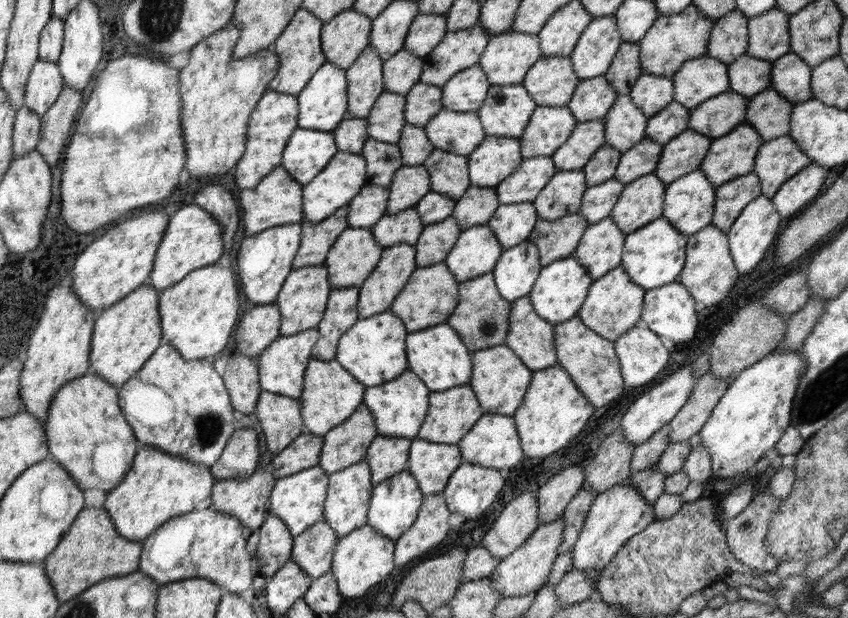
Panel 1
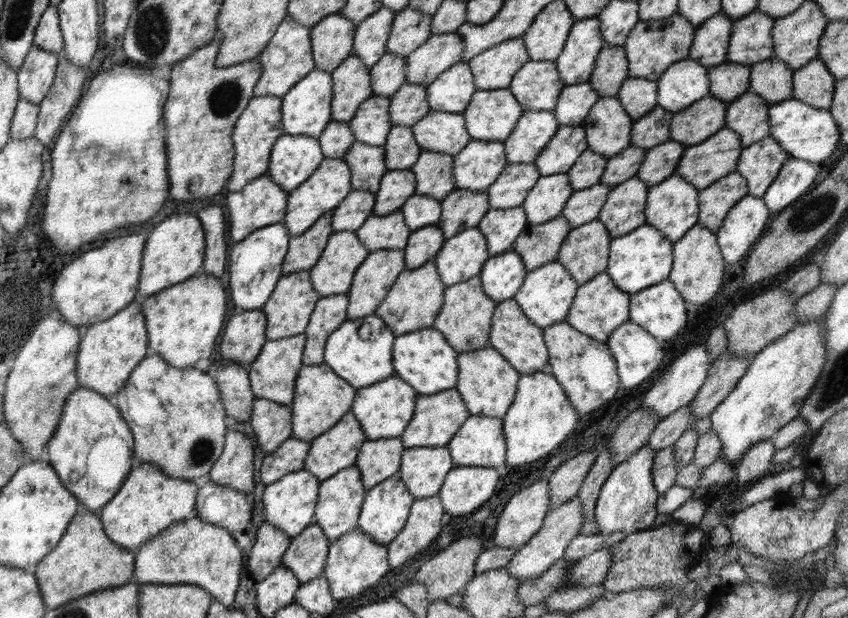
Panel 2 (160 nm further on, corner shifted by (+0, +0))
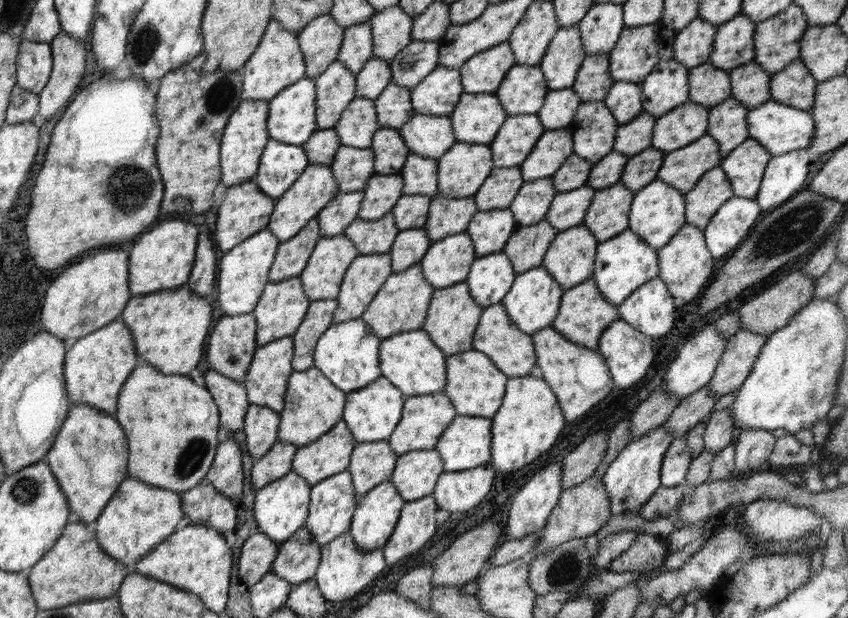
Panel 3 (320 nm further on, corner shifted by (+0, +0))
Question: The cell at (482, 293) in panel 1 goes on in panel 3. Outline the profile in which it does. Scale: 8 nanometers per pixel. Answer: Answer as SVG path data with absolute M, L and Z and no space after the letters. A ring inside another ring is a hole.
M466 281L443 289L435 289L430 299L426 322L424 322L421 330L430 336L430 339L434 341L434 345L440 348L444 355L466 352L473 349L474 332L478 328L483 310L472 298Z

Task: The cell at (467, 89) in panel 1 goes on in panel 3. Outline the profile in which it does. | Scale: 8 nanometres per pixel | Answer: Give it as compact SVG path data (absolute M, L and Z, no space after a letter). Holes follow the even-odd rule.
M438 66L411 89L414 114L450 116L462 93L459 69Z

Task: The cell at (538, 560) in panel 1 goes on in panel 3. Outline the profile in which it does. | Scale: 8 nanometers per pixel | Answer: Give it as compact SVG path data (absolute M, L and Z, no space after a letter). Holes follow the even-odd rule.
M590 477L576 487L564 489L556 506L552 509L552 514L548 517L543 532L539 536L539 543L537 544L538 551L528 559L569 540L575 538L584 539L588 536L595 535L608 522L610 516L611 510L602 479Z

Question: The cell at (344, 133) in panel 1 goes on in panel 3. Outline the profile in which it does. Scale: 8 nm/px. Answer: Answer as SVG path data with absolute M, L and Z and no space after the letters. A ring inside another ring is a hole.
M333 128L316 129L310 138L303 144L309 164L331 165L340 139Z

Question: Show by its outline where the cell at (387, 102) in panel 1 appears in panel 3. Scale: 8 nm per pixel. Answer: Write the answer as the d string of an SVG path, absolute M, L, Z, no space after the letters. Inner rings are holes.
M354 97L333 129L342 146L370 147L373 134L380 129L375 102L369 97Z

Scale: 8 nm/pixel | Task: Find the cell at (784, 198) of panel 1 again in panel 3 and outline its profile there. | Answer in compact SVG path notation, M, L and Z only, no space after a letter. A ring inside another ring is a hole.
M806 149L773 156L766 165L755 201L762 210L777 209L796 194L808 176L813 157Z

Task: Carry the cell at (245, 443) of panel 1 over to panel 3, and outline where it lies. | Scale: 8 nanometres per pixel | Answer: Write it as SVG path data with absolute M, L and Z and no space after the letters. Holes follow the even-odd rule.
M223 439L214 455L204 481L235 501L242 496L247 476L244 474L244 446L234 439Z

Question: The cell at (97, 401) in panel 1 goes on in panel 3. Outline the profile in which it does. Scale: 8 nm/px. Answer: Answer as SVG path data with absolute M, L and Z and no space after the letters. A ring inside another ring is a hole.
M81 402L72 403L60 430L58 430L52 448L44 457L58 481L61 491L65 494L70 511L78 514L80 522L88 526L93 526L106 503L112 498L122 480L126 478L126 458L128 458L126 436L114 415L106 414ZM104 448L114 448L116 456L120 458L120 466L114 476L114 482L110 486L102 488L92 480L92 466L98 462L98 456L102 454Z

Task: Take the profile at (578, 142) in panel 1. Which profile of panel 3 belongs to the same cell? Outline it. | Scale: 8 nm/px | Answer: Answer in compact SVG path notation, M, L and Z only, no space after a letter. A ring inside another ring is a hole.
M568 127L544 131L530 154L519 164L524 181L551 177L573 153L573 134Z

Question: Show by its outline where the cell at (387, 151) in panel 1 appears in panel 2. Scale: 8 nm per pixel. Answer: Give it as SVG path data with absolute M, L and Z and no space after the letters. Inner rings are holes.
M354 141L343 159L350 167L351 188L376 194L383 174L388 171L383 145L371 145Z

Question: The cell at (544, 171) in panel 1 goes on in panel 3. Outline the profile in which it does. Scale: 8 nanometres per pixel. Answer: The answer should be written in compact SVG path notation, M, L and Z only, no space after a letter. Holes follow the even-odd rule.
M519 166L495 167L473 195L477 209L508 209L523 184Z

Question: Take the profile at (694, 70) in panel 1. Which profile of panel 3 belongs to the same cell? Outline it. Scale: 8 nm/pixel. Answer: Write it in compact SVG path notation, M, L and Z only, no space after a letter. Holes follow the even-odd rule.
M661 58L641 82L642 111L659 117L688 102L690 70L673 58Z

